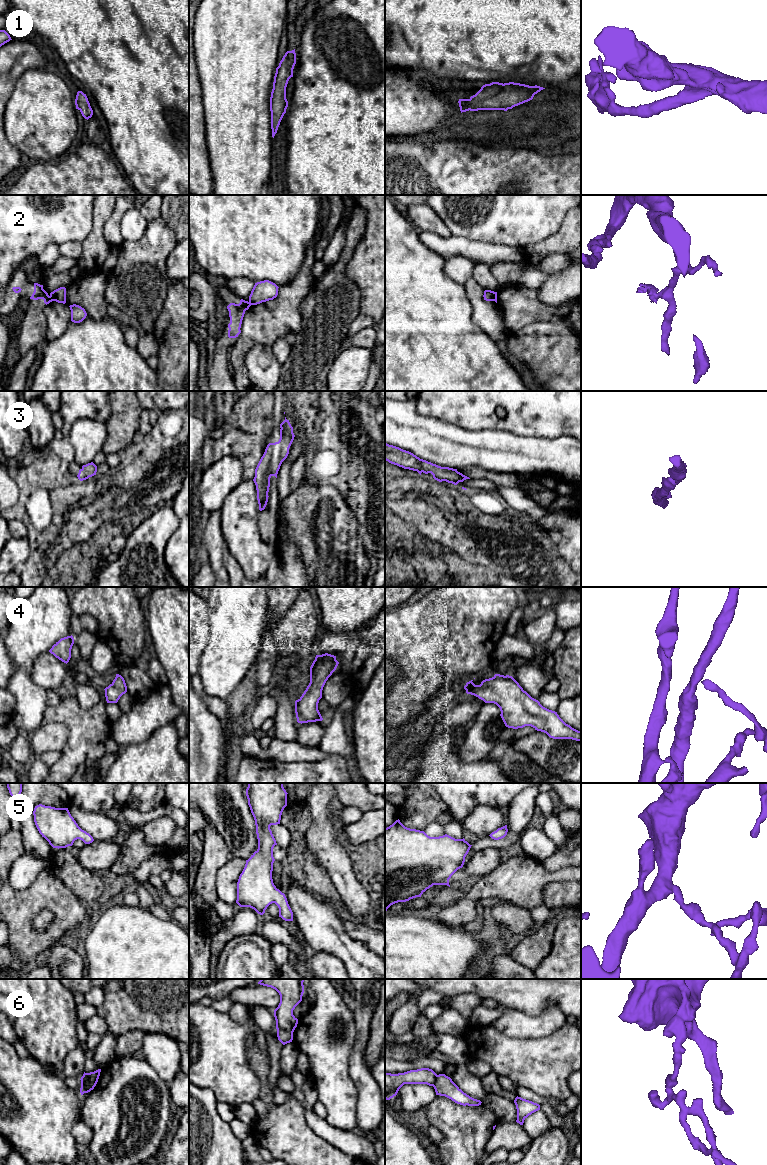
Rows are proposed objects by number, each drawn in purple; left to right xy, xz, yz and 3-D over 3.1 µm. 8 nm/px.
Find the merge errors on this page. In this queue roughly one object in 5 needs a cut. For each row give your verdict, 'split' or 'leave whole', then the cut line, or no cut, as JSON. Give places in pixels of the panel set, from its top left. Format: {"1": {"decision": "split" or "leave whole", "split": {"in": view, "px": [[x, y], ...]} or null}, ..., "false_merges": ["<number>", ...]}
{"1": {"decision": "leave whole", "split": null}, "2": {"decision": "split", "split": {"in": "xy", "px": [[50, 295], [53, 300]]}}, "3": {"decision": "leave whole", "split": null}, "4": {"decision": "leave whole", "split": null}, "5": {"decision": "leave whole", "split": null}, "6": {"decision": "split", "split": {"in": "xz", "px": [[277, 1028], [283, 1028], [292, 1033]]}}, "false_merges": ["2", "6"]}

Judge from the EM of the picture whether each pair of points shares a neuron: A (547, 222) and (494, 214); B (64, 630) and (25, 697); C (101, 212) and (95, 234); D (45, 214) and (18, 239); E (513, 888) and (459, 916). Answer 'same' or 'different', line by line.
A: same
B: same
C: same
D: same
E: same

